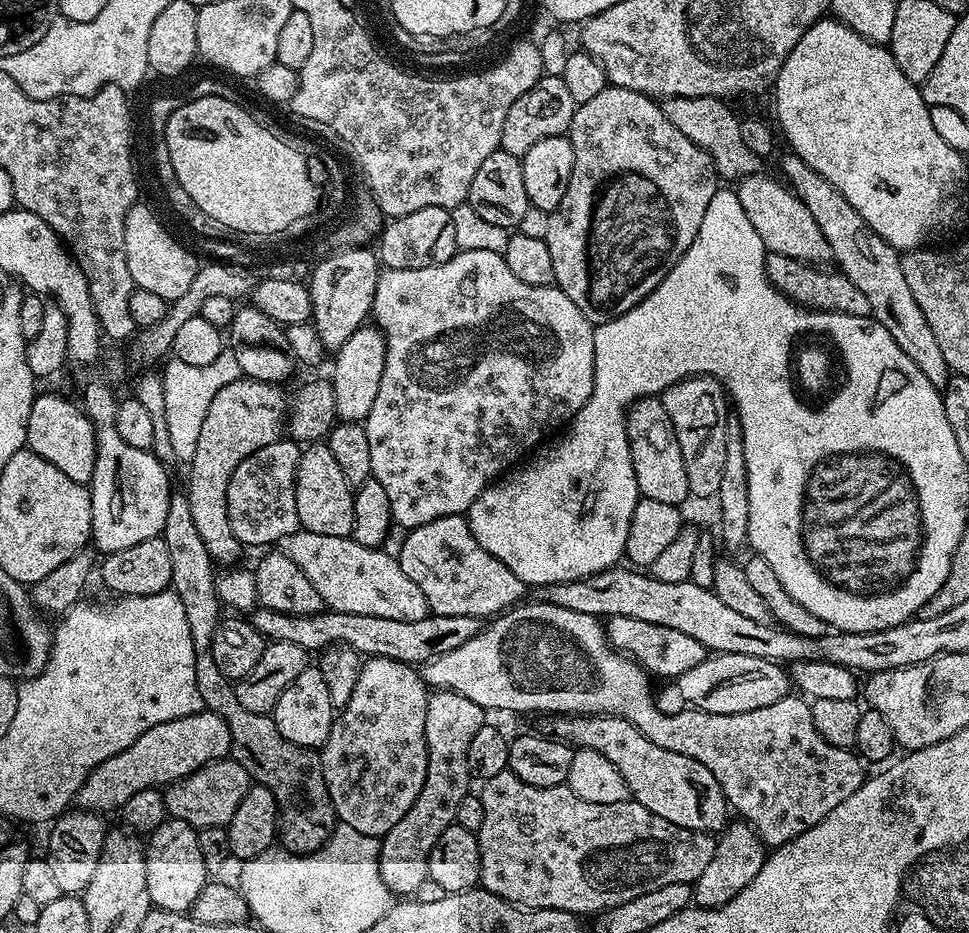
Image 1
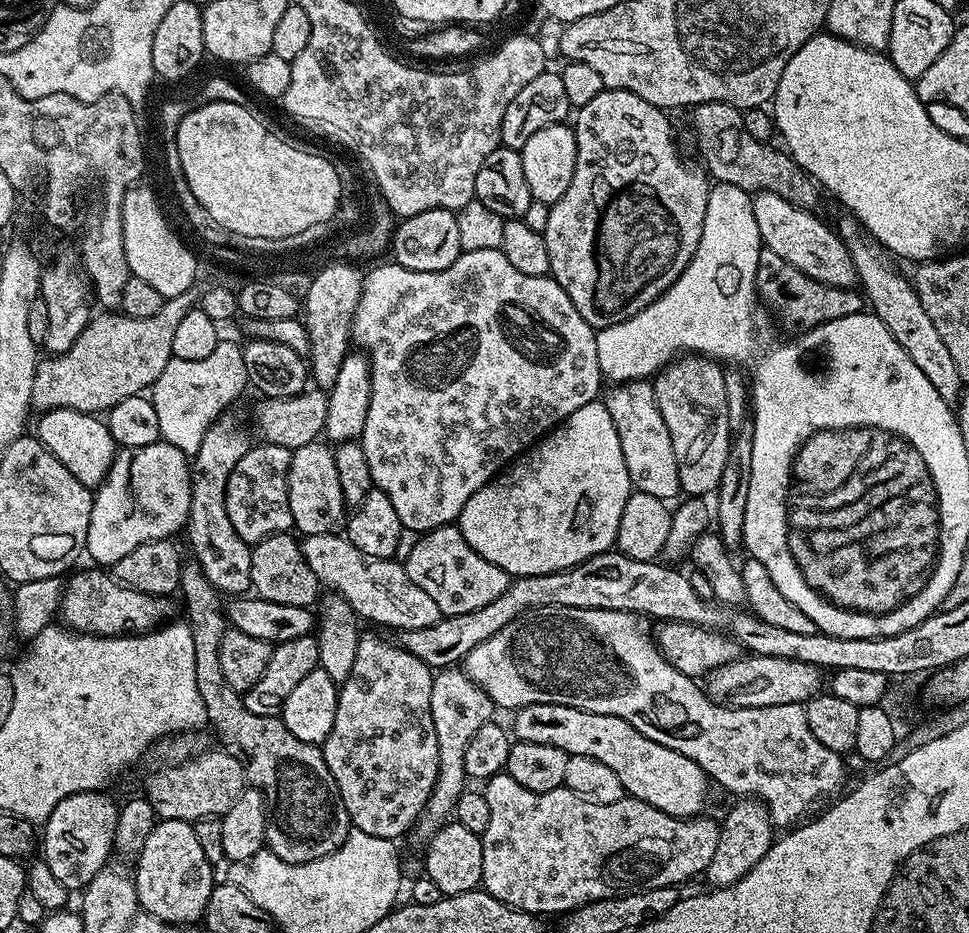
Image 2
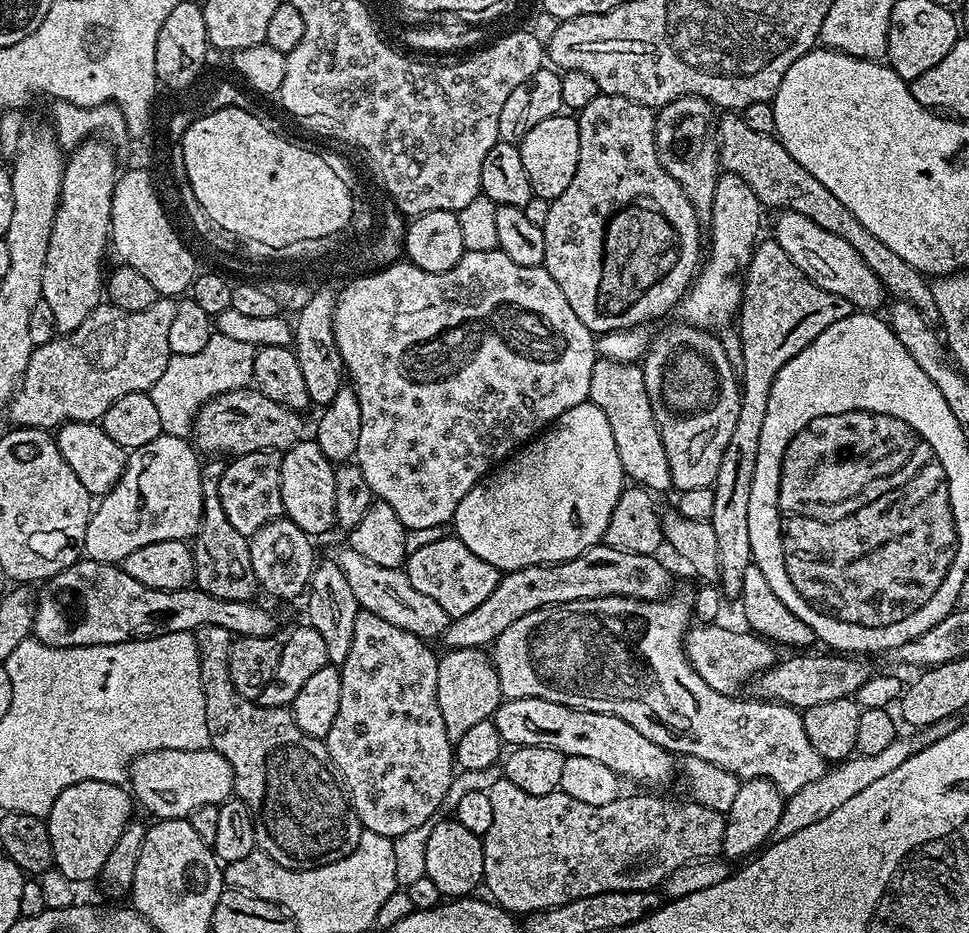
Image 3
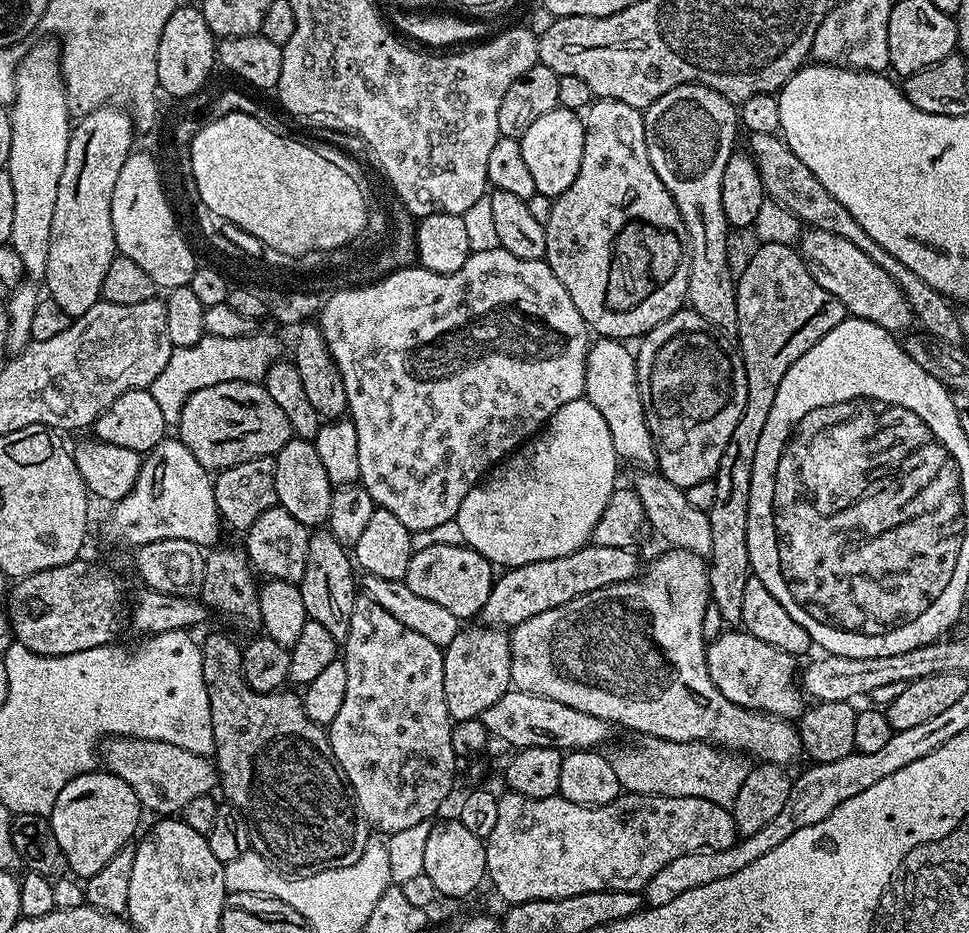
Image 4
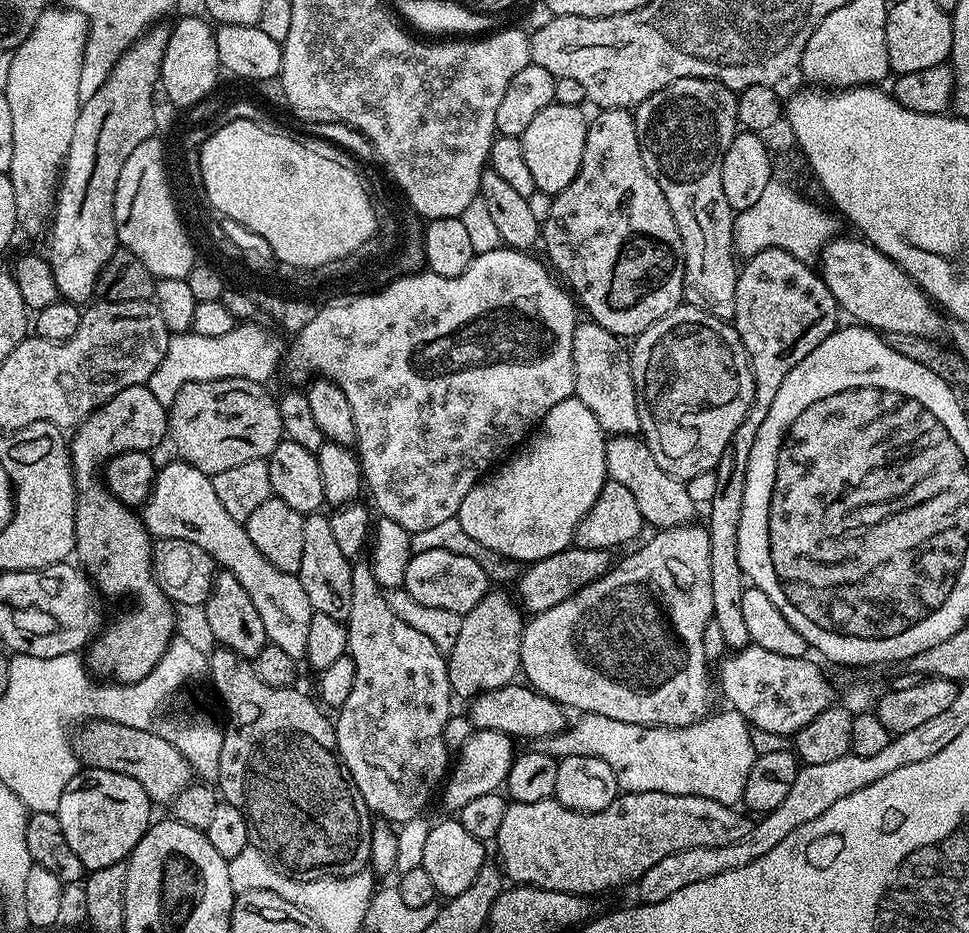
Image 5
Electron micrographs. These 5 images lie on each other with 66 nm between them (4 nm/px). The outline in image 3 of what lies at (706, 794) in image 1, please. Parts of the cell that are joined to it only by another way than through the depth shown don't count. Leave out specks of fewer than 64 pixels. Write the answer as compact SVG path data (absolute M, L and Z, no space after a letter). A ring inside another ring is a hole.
M520 698L501 701L493 720L505 745L512 748L522 745L546 746L547 748L558 749L564 756L594 758L604 766L610 767L610 770L614 770L616 775L623 779L630 778L634 782L648 786L664 786L674 774L675 757L665 748L650 741L645 735L639 734L634 726L623 721L622 718L618 718L617 715L562 706L561 703L550 702L549 699Z

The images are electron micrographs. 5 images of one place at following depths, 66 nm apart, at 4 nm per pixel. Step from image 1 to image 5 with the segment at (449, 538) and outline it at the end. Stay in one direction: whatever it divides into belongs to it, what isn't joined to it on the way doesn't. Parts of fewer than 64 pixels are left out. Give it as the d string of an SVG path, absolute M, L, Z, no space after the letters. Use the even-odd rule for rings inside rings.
M424 548L413 551L410 566L406 566L404 589L422 606L435 606L441 610L454 610L463 616L490 591L488 572L472 556L464 552L451 552L448 548Z

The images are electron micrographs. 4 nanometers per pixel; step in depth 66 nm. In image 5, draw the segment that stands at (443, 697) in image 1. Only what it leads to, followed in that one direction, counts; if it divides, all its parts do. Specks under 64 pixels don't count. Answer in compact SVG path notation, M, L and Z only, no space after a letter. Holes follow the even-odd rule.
M490 590L474 610L464 615L458 642L454 642L452 651L446 656L450 686L457 697L473 698L486 691L498 690L517 679L526 616L519 603L509 596Z

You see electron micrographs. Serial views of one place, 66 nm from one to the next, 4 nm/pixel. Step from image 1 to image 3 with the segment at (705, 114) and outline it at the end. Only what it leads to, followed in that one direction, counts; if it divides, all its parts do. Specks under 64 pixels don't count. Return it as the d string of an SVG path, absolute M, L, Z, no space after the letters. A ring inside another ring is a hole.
M728 110L716 121L716 142L720 146L720 166L724 172L734 174L754 190L754 194L760 199L761 205L765 209L776 208L780 212L793 212L803 214L805 218L810 218L810 222L818 222L822 230L830 230L830 234L838 234L845 242L850 242L858 254L862 254L862 262L874 270L874 274L880 280L880 285L884 287L885 293L895 301L902 300L914 306L922 318L933 322L939 321L938 306L934 306L934 294L930 285L929 277L924 273L914 270L906 258L898 258L890 246L882 246L854 214L810 170L805 170L803 166L798 166L794 158L790 158L790 150L776 139L775 135L767 136L758 134L758 130L750 130L746 126L743 115L735 111Z

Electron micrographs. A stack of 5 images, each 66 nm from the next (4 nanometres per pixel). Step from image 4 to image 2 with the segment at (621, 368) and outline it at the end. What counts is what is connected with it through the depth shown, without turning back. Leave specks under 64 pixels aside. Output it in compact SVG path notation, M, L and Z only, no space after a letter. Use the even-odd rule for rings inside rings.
M641 378L616 382L611 387L602 403L606 410L610 410L612 428L618 430L622 458L626 458L626 470L633 489L665 502L675 501L681 495L678 458L674 458L674 442L670 442L670 430L666 430L666 422L662 418L662 410L658 410L651 383Z

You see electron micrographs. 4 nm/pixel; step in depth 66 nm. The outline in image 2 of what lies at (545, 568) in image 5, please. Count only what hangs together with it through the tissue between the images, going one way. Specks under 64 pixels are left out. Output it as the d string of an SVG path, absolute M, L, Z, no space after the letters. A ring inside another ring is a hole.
M609 550L573 568L550 574L515 577L508 589L494 598L494 602L482 606L482 610L470 610L470 614L441 615L434 626L400 632L398 643L401 648L407 648L410 654L414 654L414 658L422 658L429 668L439 670L459 665L470 650L474 650L474 646L482 646L482 642L486 642L486 638L494 638L502 626L510 626L514 618L535 608L570 606L582 610L622 610L636 612L656 622L715 625L717 605L711 600L698 598L690 587L687 575L683 571L680 573L676 569L678 567L668 567L664 569L656 560L635 560L623 556L619 550Z

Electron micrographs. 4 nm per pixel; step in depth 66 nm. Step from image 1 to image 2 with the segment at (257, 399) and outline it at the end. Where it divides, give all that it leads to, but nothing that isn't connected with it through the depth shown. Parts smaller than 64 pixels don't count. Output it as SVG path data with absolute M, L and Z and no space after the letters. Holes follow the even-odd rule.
M217 422L206 430L202 446L198 446L195 456L190 460L192 481L190 514L186 525L188 542L202 574L206 574L217 592L229 592L227 595L232 598L247 593L252 587L252 548L242 538L238 538L238 530L234 530L230 514L226 514L226 482L230 478L230 470L238 466L242 454L246 454L249 447L246 433L235 432L227 428L224 422Z

